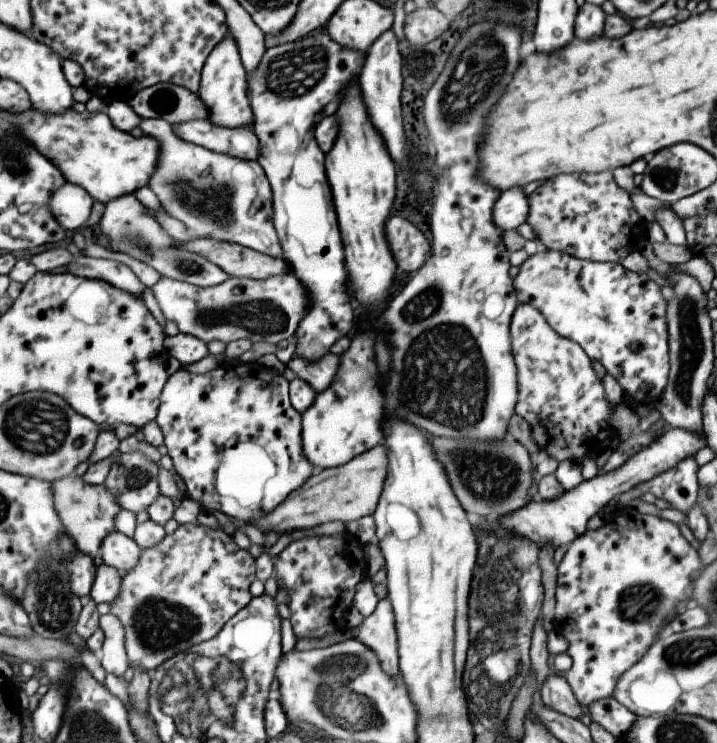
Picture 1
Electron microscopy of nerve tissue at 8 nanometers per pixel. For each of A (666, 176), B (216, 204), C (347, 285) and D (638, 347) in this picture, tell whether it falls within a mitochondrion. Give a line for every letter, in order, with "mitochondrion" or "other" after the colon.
A: mitochondrion
B: mitochondrion
C: other
D: other

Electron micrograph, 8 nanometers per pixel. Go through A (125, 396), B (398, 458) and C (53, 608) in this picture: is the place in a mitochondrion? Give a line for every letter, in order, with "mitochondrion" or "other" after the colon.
A: other
B: other
C: mitochondrion

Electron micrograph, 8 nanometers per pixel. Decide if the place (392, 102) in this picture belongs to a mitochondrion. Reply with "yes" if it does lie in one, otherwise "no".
no

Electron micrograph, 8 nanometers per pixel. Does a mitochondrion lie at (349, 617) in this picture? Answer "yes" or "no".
no

